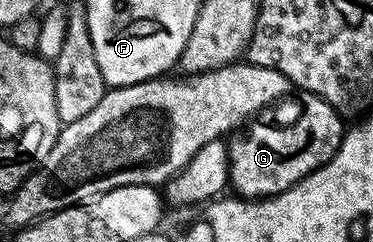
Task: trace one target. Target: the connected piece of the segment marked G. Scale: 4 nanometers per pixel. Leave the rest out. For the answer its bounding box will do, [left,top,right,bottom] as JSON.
[227,94,346,199]

